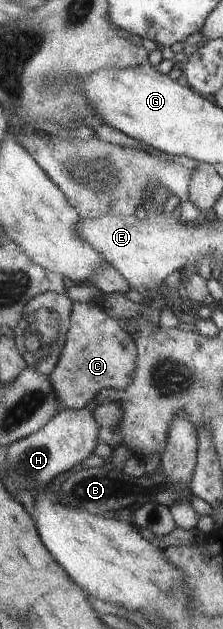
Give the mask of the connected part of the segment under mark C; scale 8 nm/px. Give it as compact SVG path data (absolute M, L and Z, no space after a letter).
M75 302L72 309L67 343L50 378L62 409L81 411L93 406L97 393L105 389L125 391L133 383L139 355L134 337L115 318L115 313L107 313L104 304Z

